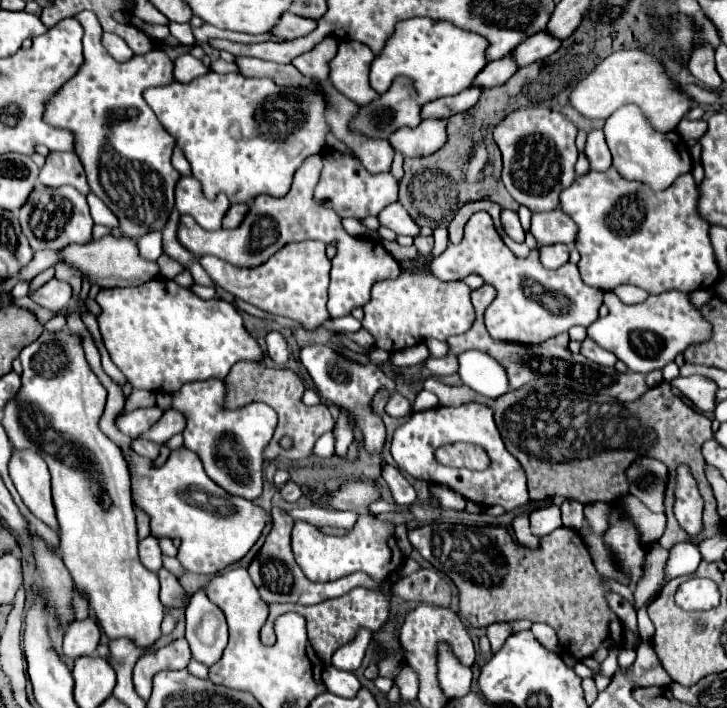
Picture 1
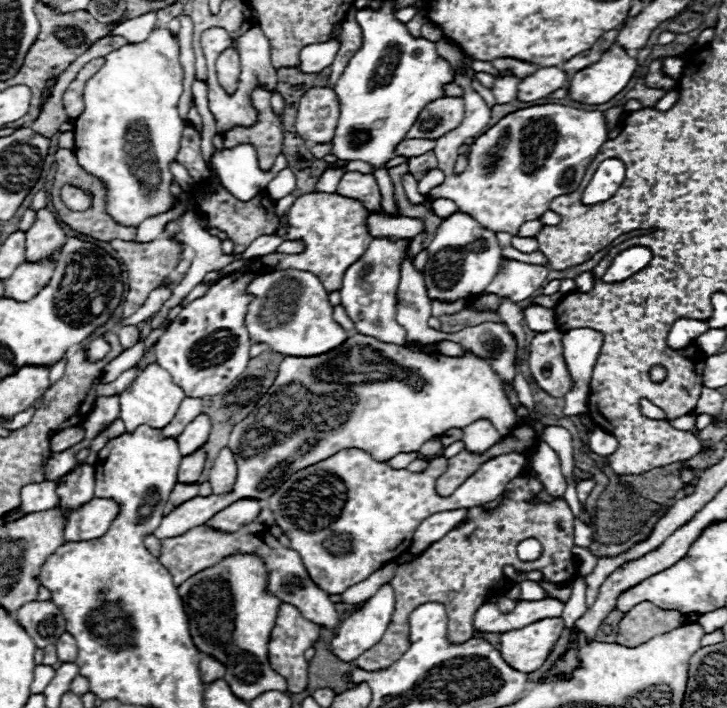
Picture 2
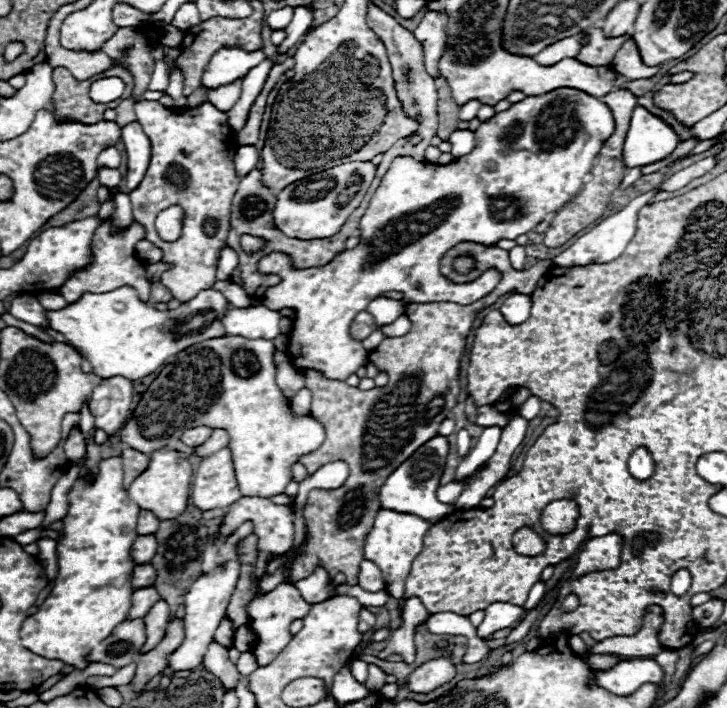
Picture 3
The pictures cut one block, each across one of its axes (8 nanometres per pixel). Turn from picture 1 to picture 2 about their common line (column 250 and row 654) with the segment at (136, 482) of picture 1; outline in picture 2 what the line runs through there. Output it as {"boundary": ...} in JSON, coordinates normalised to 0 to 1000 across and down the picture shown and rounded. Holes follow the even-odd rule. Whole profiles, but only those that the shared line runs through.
{"boundary":[[[751,873],[715,890],[691,893],[688,924],[704,944],[715,949],[735,949],[751,932],[773,890],[776,879],[770,873]]]}

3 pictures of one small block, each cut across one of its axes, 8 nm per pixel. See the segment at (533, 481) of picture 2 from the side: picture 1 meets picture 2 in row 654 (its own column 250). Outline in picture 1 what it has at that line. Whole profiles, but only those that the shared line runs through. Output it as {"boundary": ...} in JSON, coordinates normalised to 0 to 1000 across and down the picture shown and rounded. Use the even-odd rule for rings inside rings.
{"boundary":[[[327,511],[316,528],[311,531],[314,537],[314,576],[327,576],[344,568],[363,568],[371,576],[380,579],[382,585],[382,610],[380,619],[374,619],[374,624],[366,633],[366,650],[377,650],[382,644],[391,644],[400,651],[410,651],[414,644],[425,644],[435,621],[459,605],[459,590],[454,588],[454,579],[448,576],[448,571],[437,571],[437,573],[418,573],[415,571],[415,554],[418,554],[418,542],[415,537],[393,520],[363,520],[363,514],[352,514],[352,511]],[[396,616],[402,621],[402,633],[388,633],[385,621]]]}

